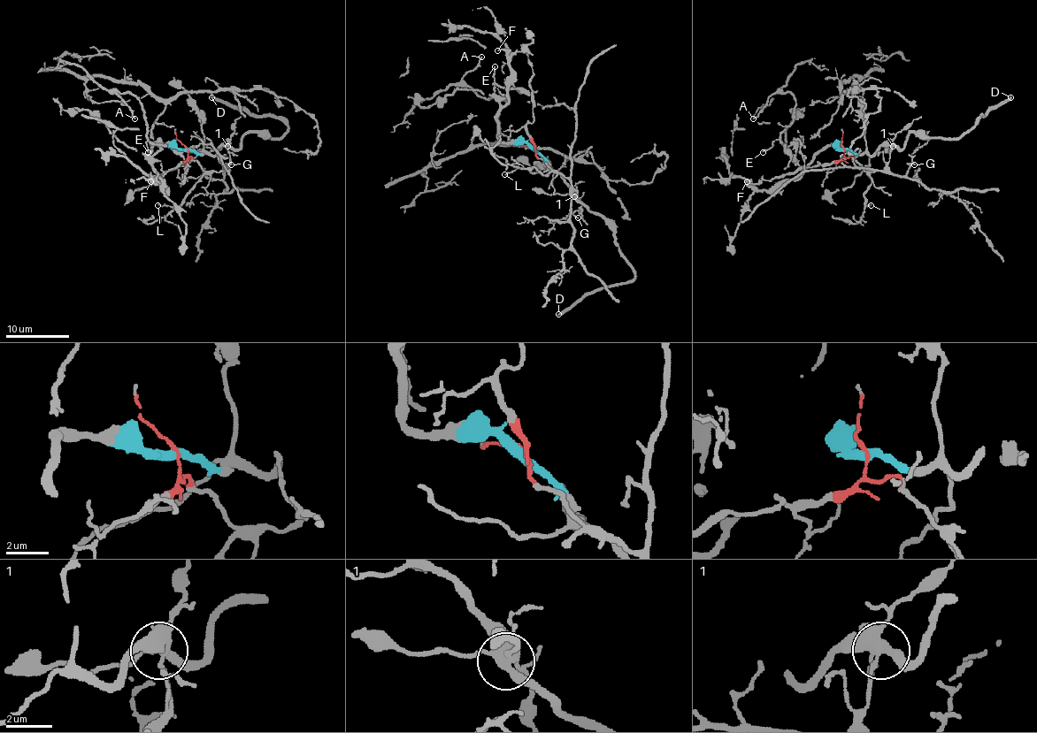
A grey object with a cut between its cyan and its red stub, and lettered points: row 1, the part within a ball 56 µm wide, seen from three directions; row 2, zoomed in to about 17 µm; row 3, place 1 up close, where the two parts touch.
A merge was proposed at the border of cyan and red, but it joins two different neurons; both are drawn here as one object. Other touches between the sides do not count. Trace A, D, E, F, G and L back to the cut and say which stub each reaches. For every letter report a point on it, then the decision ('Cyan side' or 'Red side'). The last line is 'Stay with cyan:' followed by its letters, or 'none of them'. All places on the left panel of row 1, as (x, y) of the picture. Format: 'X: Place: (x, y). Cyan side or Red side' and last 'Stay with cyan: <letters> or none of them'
A: Place: (134, 118). Cyan side
D: Place: (211, 97). Cyan side
E: Place: (148, 152). Cyan side
F: Place: (150, 181). Cyan side
G: Place: (231, 164). Red side
L: Place: (157, 205). Red side
Stay with cyan: A, D, E, F

